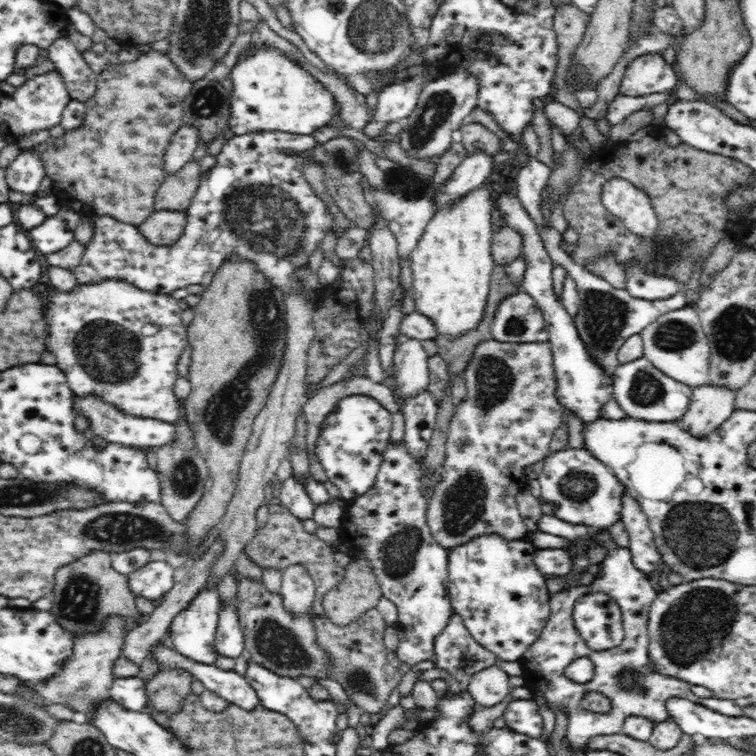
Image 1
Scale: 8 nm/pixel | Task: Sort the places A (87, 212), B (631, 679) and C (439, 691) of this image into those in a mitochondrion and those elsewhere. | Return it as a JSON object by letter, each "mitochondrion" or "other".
{"A":"other","B":"mitochondrion","C":"other"}

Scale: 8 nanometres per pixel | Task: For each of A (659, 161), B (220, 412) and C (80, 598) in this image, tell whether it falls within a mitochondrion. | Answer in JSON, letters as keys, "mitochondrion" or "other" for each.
{"A":"other","B":"mitochondrion","C":"mitochondrion"}

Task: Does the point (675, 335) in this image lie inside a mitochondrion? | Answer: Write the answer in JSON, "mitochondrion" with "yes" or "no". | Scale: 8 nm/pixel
{"mitochondrion":"yes"}

